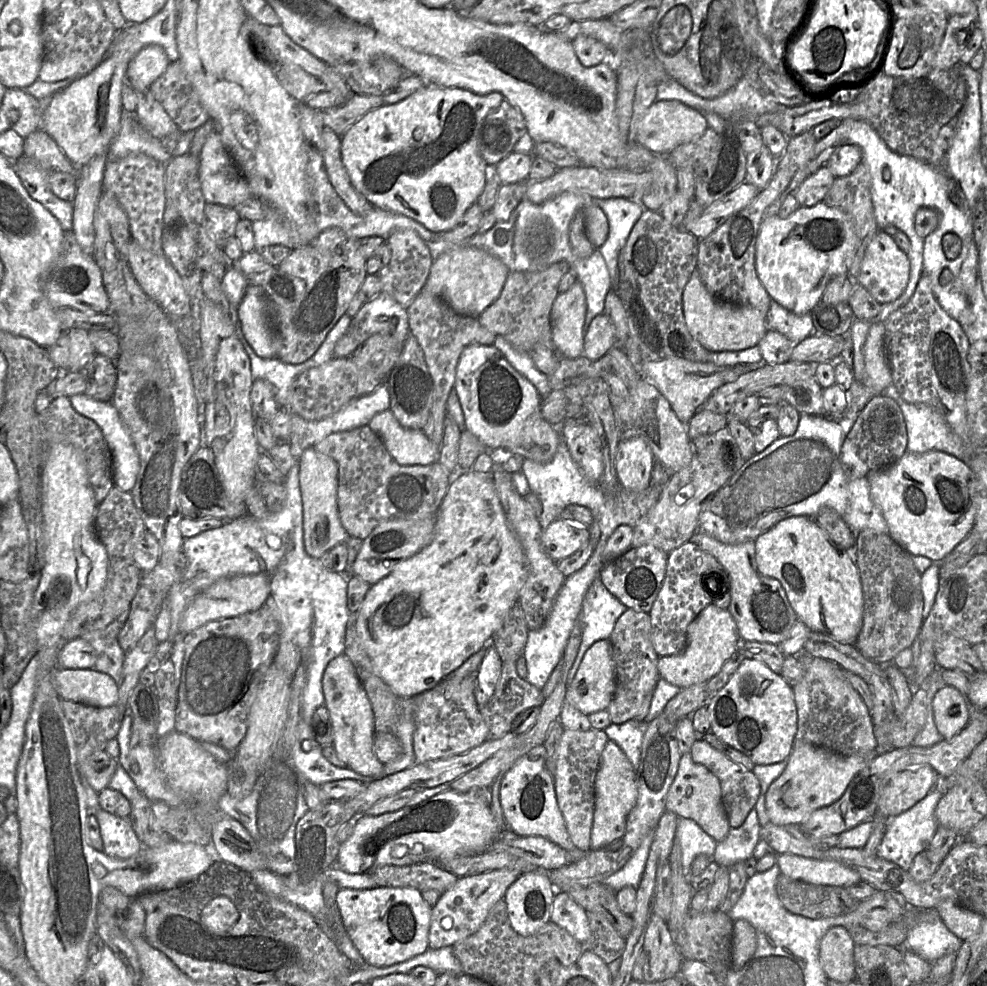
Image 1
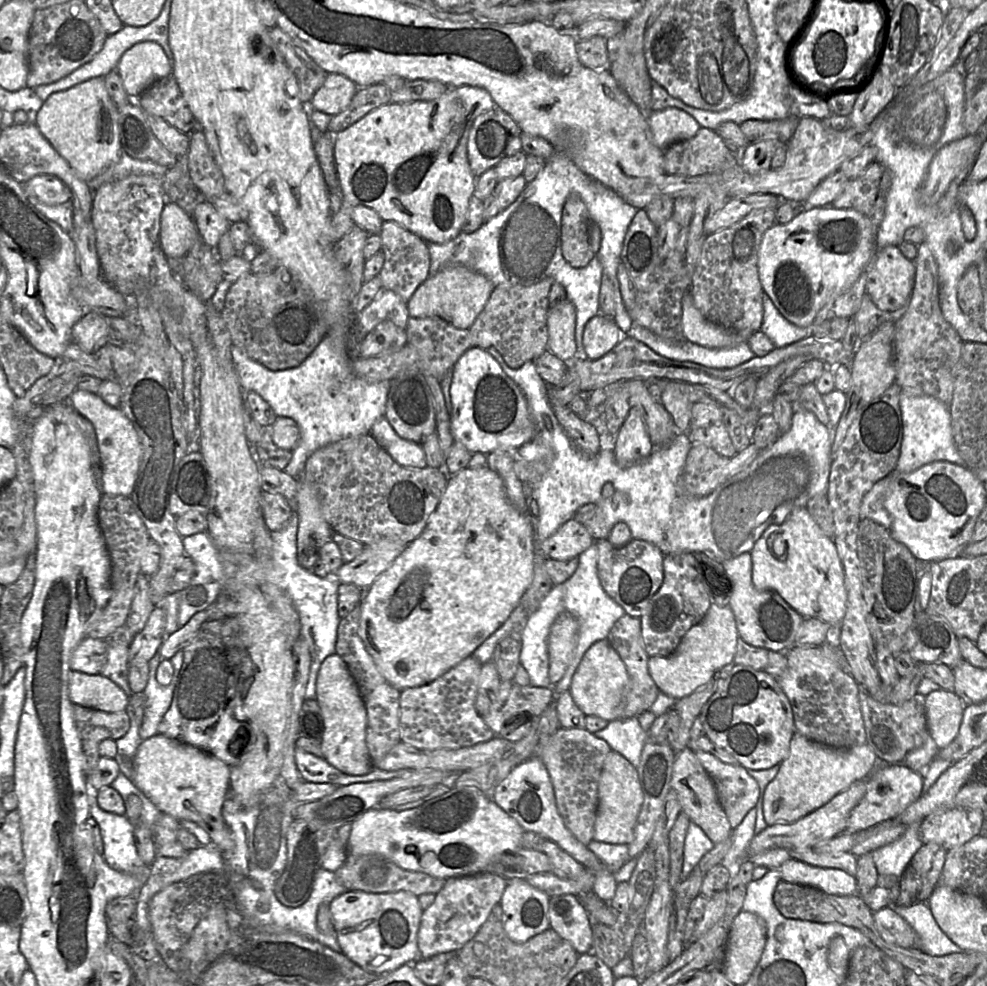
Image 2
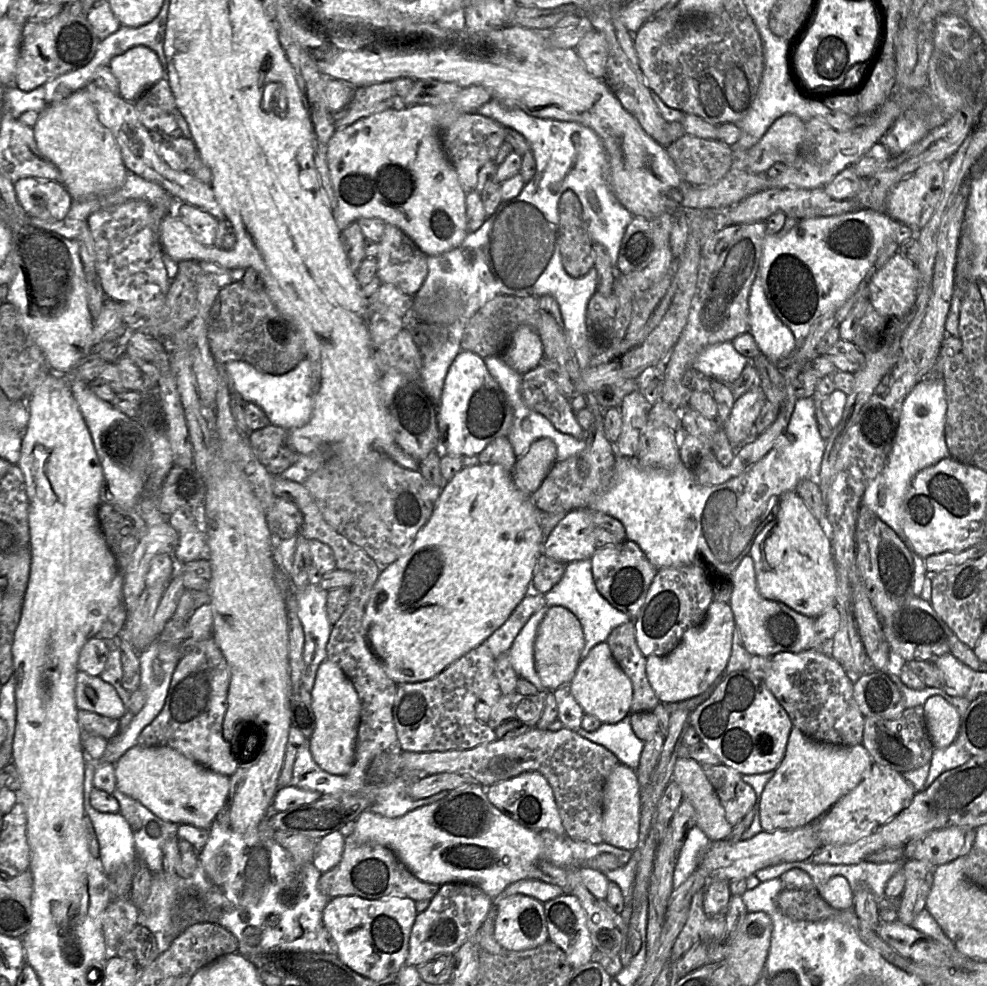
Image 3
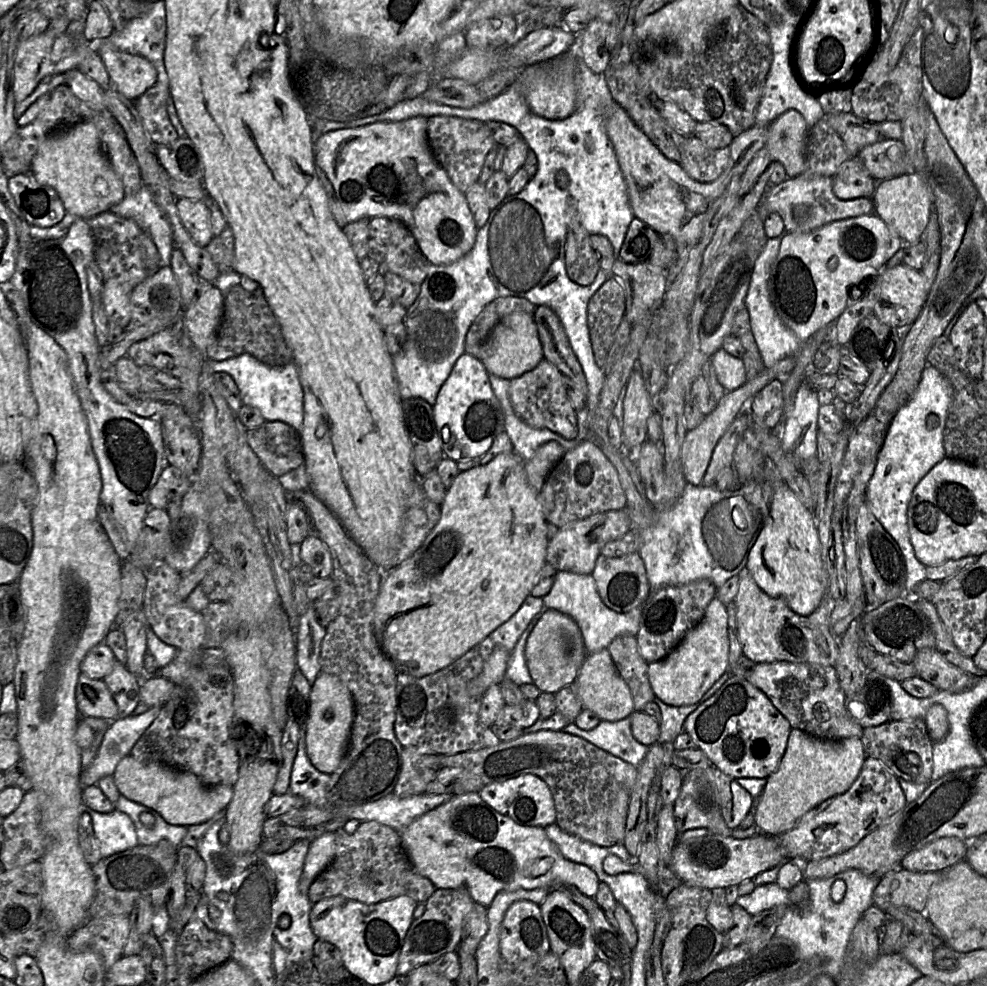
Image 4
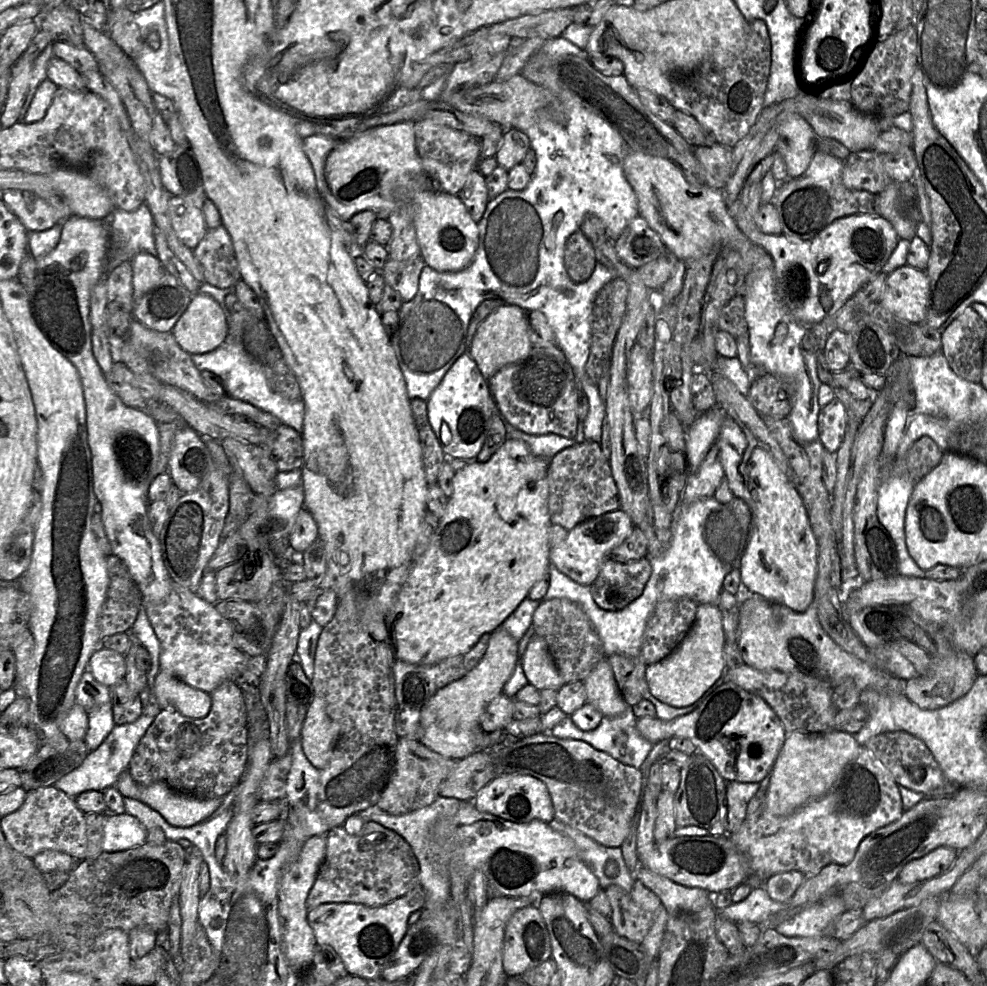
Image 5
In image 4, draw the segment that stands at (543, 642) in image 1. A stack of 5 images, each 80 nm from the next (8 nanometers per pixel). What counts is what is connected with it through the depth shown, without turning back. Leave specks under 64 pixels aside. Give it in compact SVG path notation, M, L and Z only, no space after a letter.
M544 607L530 622L528 627L522 633L515 648L510 653L510 658L507 666L506 677L516 683L518 686L523 684L532 684L533 680L529 673L526 658L525 647L529 636L536 627L538 621L548 608Z

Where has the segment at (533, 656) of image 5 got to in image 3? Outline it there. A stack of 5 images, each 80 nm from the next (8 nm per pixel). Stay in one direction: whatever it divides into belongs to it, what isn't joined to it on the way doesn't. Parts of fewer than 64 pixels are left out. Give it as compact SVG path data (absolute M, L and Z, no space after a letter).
M550 607L538 628L534 643L535 669L546 690L553 692L571 682L581 662L584 646L584 633L577 617L564 607Z

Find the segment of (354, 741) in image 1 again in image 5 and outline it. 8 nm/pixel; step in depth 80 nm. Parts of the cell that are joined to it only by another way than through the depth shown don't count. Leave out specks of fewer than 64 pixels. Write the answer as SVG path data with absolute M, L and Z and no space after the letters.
M313 695L301 729L304 754L318 770L324 769L331 758L340 734L339 724L327 712L323 698Z

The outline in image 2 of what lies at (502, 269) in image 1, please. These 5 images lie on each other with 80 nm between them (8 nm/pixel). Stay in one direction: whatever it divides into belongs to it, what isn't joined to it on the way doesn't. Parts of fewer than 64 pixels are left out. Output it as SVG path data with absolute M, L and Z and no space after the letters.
M462 265L446 266L417 288L408 301L409 315L415 318L439 317L457 328L468 329L484 309L494 288L481 273Z

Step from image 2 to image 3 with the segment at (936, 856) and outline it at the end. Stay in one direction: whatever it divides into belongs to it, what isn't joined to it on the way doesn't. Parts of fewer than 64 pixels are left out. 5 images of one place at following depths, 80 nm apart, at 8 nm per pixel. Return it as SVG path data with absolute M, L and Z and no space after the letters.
M905 860L903 871L905 888L896 919L905 925L912 925L915 917L925 908L931 890L936 867L925 860Z

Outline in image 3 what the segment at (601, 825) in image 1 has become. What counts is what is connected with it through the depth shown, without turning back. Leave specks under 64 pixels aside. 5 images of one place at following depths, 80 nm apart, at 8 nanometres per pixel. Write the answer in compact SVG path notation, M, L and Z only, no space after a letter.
M619 763L608 775L603 792L602 837L605 843L634 851L639 842L639 823L641 817L641 787L636 770Z

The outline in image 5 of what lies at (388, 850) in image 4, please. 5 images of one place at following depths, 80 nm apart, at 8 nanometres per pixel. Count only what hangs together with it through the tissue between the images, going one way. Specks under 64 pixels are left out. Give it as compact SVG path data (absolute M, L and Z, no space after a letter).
M369 821L358 834L350 835L339 826L324 836L326 853L306 899L308 910L323 903L381 906L421 886L417 859L410 845L395 831Z

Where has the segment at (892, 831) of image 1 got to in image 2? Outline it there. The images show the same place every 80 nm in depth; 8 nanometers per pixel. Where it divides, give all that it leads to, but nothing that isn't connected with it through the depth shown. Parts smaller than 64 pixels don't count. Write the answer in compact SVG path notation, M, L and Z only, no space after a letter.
M921 822L906 826L900 837L873 852L880 877L900 877L908 868L912 857L923 846L920 827Z

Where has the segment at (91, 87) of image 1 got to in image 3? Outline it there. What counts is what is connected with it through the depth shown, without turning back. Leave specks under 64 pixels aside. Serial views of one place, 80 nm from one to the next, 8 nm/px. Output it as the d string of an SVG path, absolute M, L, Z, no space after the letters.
M85 88L48 104L40 111L33 128L39 152L57 166L61 183L73 201L103 196L124 184L128 172L121 149L113 133L99 121Z

